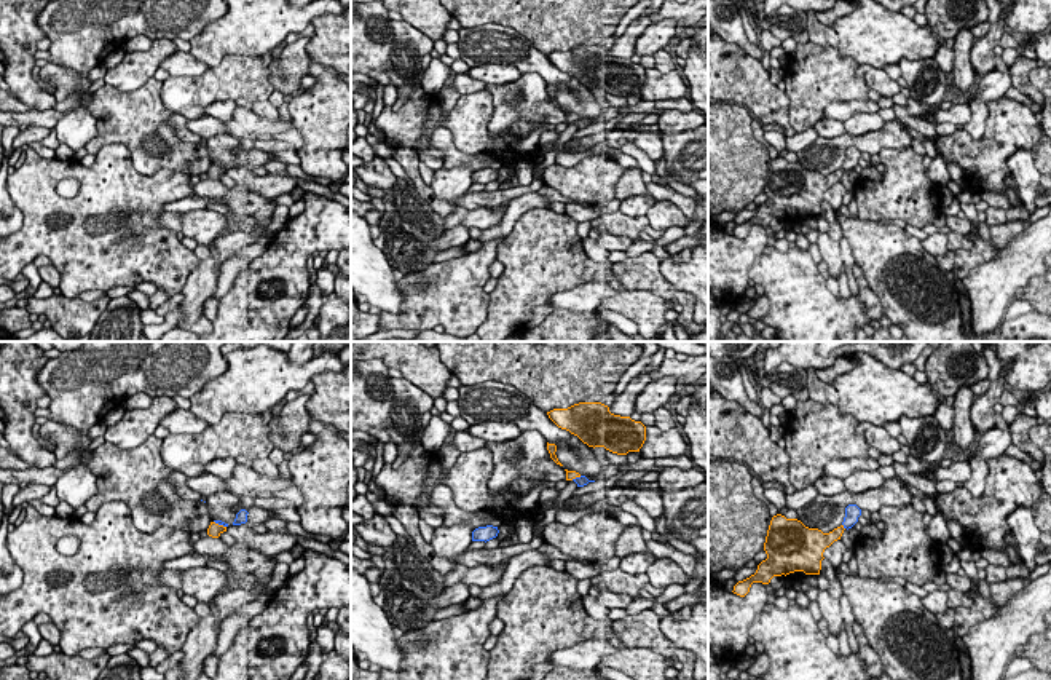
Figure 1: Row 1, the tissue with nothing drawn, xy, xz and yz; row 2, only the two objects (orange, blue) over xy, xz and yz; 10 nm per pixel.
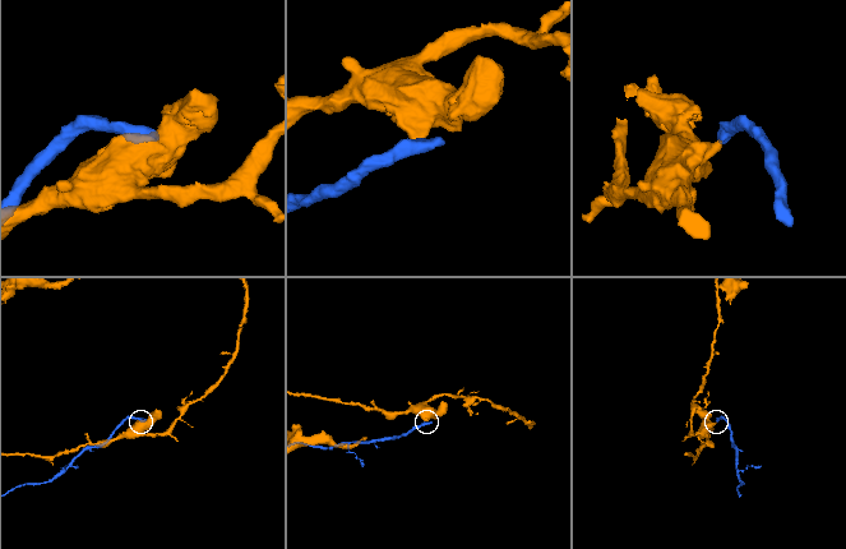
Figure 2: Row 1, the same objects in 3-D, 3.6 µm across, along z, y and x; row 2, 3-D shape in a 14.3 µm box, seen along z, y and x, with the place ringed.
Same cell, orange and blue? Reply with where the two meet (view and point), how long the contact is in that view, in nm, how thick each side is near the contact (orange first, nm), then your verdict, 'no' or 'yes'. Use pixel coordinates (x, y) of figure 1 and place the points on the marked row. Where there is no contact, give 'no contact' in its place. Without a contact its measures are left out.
contact yz (842, 527); length 70 nm; calibres 160 and 160 nm; no

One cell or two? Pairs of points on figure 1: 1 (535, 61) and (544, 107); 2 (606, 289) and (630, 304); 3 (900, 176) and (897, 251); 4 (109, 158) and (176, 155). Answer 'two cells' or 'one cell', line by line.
1: two cells
2: two cells
3: two cells
4: two cells

